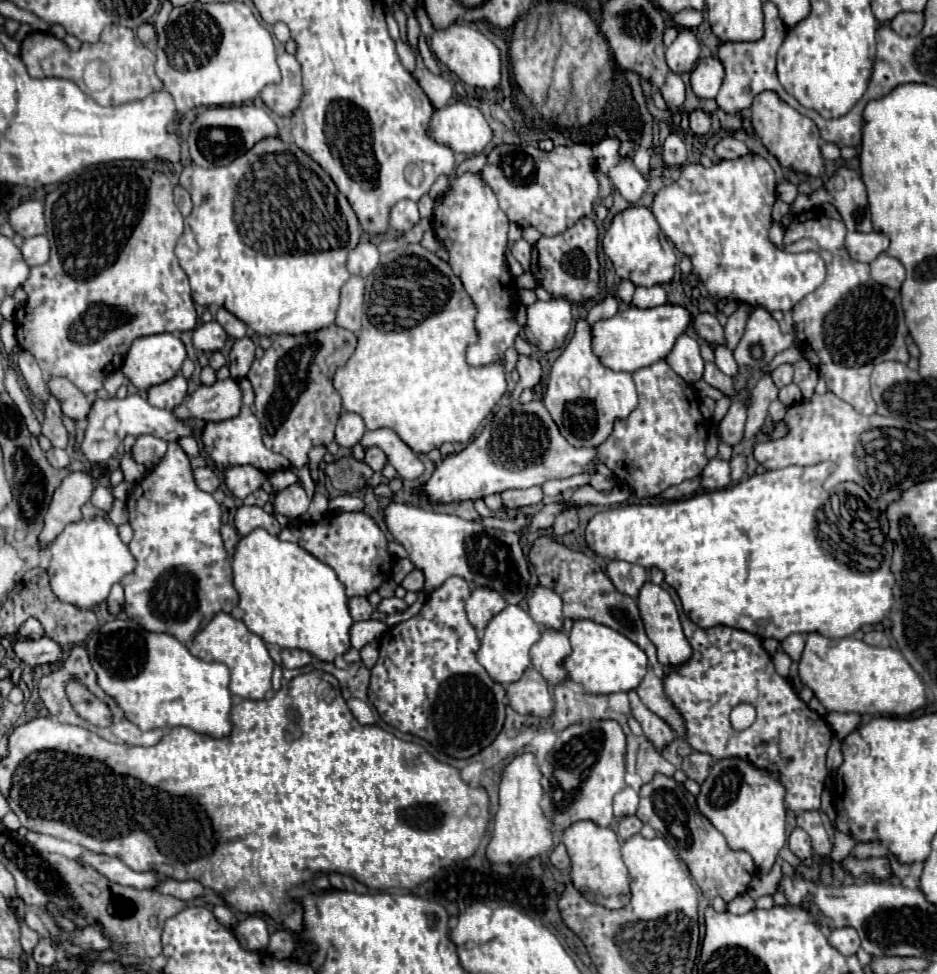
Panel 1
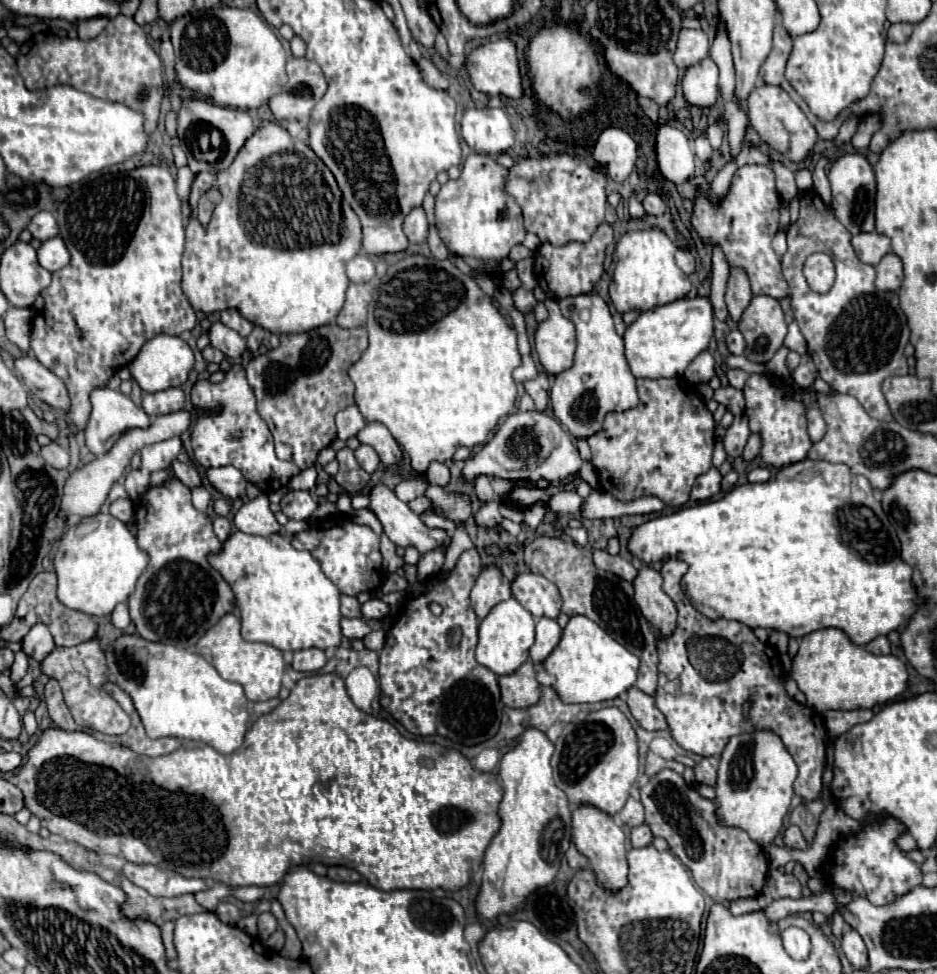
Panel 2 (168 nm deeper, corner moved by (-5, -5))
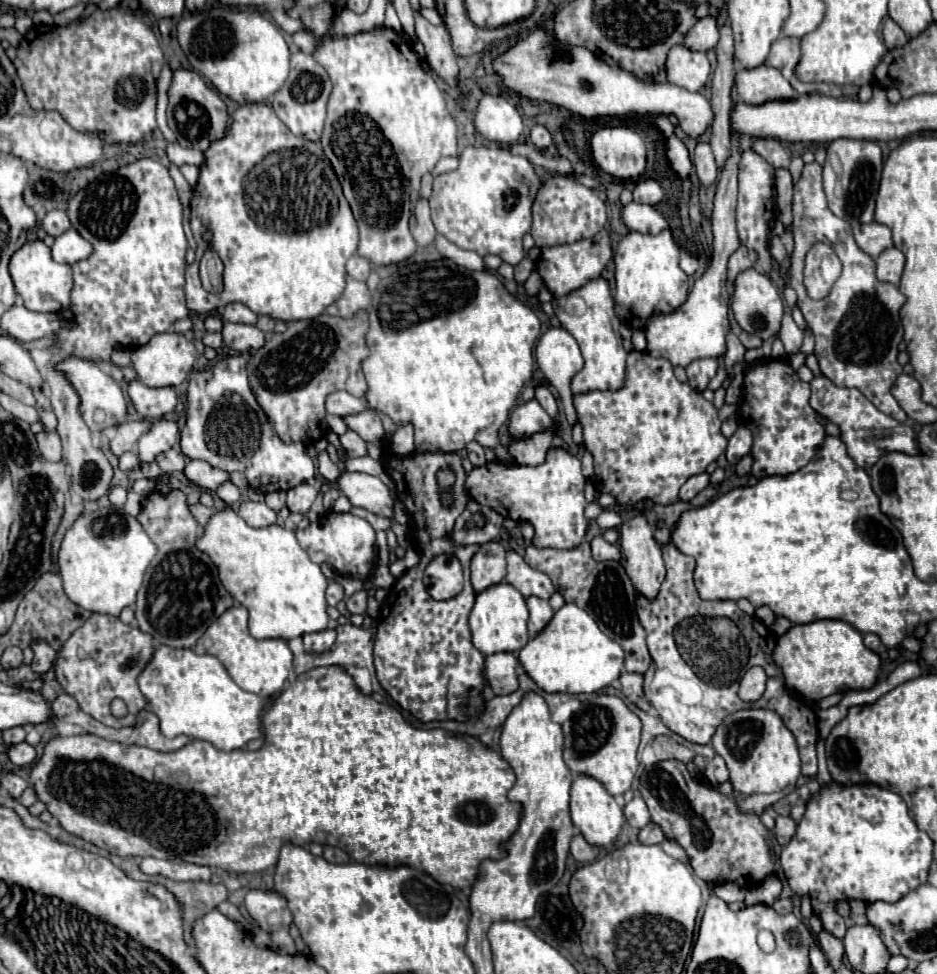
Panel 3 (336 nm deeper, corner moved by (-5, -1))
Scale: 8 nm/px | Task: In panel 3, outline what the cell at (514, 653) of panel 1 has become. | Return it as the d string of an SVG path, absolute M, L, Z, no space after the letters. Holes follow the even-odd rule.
M509 583L493 585L485 593L477 595L475 607L471 611L469 625L471 625L471 633L473 633L473 645L485 657L495 655L495 653L505 653L505 651L519 653L529 641L527 619L529 619L529 611L527 611L527 603L525 603L523 595L517 589L513 589Z

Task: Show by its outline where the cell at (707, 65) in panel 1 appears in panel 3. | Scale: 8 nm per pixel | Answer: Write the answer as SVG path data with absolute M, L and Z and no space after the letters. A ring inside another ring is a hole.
M673 47L667 57L669 83L687 91L701 91L711 79L711 65L705 53L693 53L685 47Z

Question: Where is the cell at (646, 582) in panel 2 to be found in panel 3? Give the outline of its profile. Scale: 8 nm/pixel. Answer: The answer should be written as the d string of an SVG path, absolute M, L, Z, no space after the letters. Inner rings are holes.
M637 515L621 525L621 551L625 555L625 571L639 595L655 599L665 579L661 547L655 543L651 527L643 515Z

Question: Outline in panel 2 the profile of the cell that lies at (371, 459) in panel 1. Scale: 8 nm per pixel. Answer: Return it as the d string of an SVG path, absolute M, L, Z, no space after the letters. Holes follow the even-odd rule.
M359 445L355 449L355 459L367 473L373 473L379 467L379 457L369 445Z

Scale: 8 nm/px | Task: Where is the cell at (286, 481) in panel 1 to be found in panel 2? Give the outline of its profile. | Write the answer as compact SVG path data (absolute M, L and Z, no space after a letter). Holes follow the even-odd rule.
M311 465L309 469L305 469L305 471L301 471L297 477L293 477L287 487L289 487L291 491L295 491L295 489L305 489L305 491L309 491L309 489L315 487L315 479L317 479L317 471L315 471L315 465Z

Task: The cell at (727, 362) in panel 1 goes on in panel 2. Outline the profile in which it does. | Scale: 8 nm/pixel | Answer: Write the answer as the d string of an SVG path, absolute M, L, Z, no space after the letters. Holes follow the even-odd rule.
M731 369L731 371L727 371L729 385L731 385L731 387L735 387L735 389L743 389L743 385L745 385L747 377L749 377L749 373L745 373L743 369Z

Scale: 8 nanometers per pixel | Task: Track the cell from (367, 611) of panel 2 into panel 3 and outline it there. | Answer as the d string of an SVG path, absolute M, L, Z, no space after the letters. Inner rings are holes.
M357 591L345 603L351 615L365 615L367 613L367 591Z

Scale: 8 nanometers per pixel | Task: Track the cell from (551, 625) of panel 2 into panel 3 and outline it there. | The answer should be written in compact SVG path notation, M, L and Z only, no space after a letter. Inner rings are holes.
M529 597L527 607L529 607L529 637L533 639L545 629L545 625L553 619L555 613L547 601L541 601L537 597Z

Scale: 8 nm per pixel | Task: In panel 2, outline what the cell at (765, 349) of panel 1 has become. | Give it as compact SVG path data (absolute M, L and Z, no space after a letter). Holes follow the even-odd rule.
M753 295L737 327L747 341L747 359L763 365L775 355L787 335L783 309L769 295Z

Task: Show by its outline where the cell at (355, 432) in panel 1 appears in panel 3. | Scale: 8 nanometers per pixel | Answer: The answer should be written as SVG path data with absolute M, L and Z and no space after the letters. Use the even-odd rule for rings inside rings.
M337 391L337 393L331 393L327 397L327 413L331 415L337 415L337 417L349 417L349 415L357 415L361 411L365 411L367 405L363 399L359 397L353 397L345 391Z

